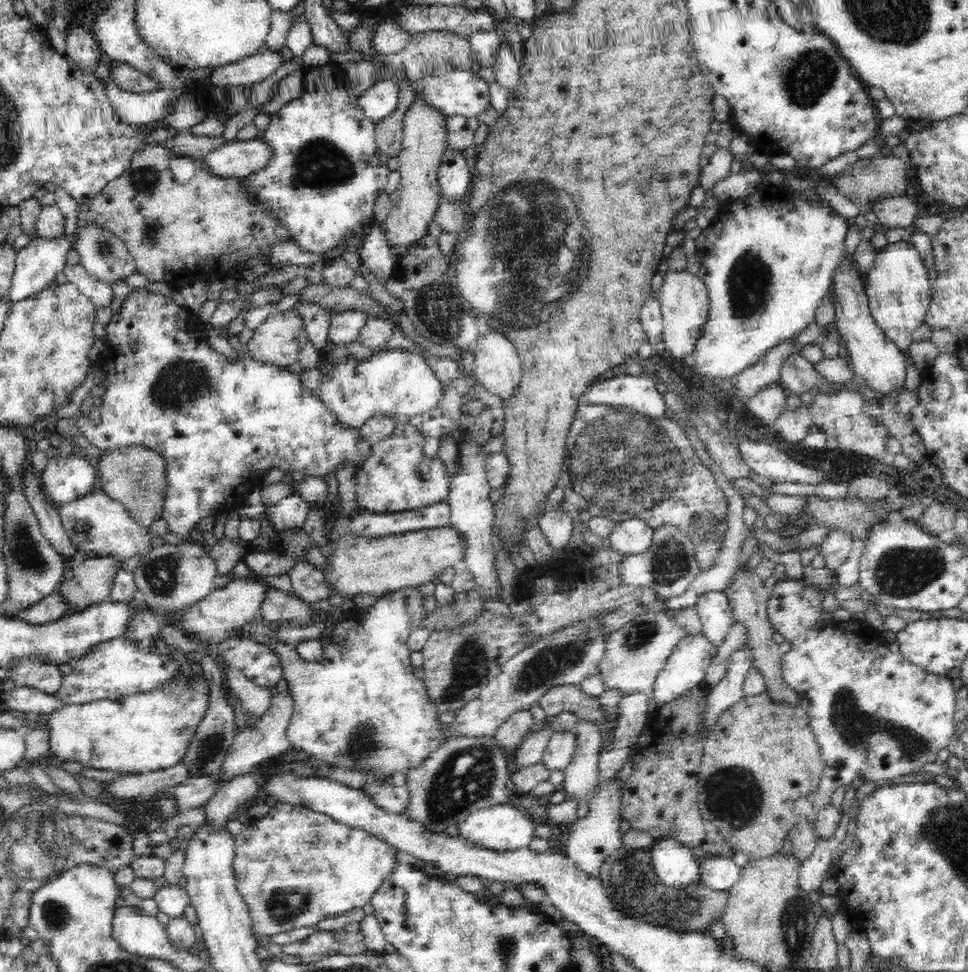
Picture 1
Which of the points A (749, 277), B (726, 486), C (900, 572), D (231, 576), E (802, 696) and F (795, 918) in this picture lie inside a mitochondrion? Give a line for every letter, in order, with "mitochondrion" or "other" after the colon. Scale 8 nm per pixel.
A: mitochondrion
B: other
C: mitochondrion
D: other
E: other
F: mitochondrion

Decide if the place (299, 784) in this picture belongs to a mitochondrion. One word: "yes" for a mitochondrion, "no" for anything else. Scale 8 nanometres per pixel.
no

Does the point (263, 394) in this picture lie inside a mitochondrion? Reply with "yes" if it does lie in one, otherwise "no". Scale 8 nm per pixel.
no

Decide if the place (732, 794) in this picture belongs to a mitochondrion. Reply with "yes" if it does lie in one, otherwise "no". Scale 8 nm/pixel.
yes

